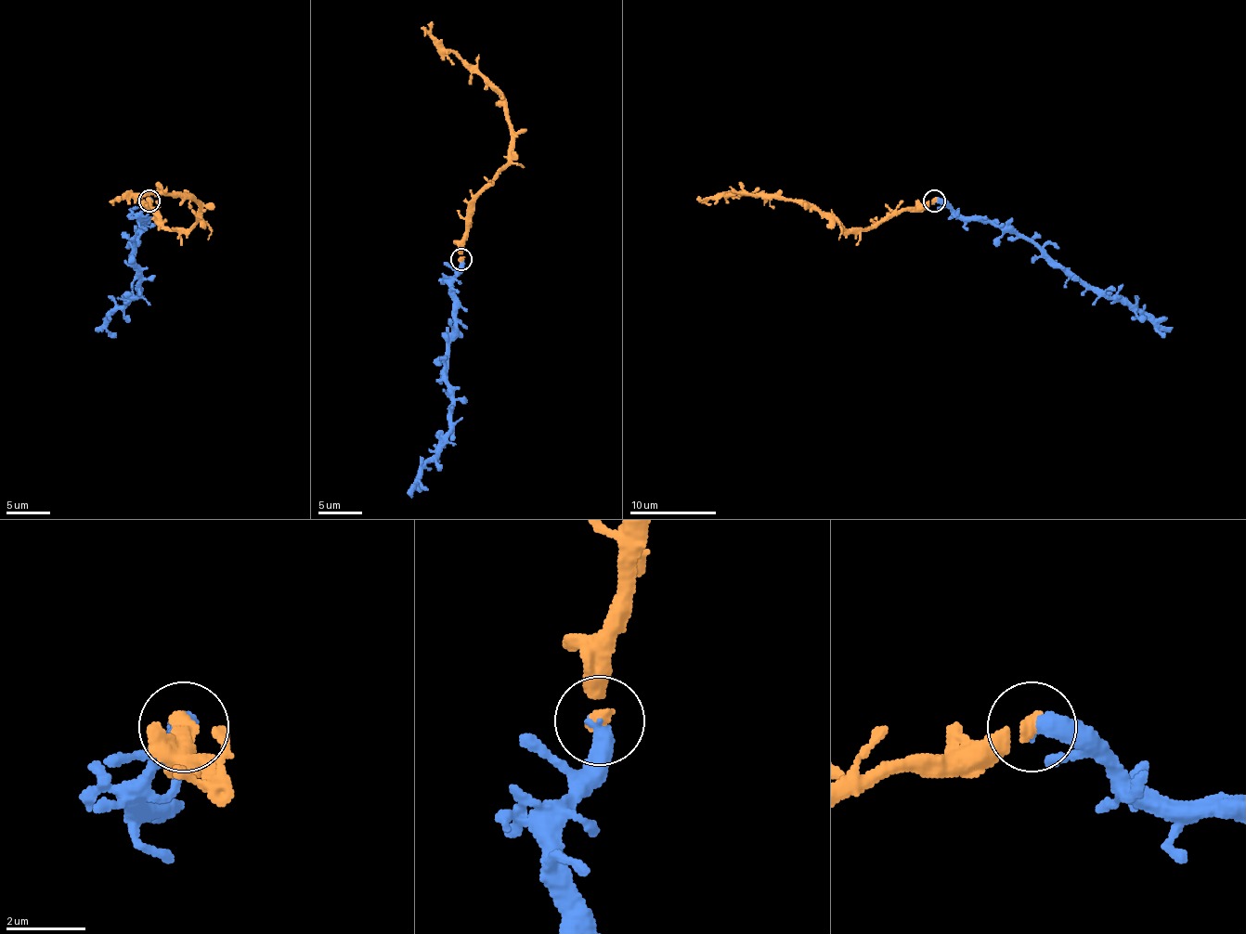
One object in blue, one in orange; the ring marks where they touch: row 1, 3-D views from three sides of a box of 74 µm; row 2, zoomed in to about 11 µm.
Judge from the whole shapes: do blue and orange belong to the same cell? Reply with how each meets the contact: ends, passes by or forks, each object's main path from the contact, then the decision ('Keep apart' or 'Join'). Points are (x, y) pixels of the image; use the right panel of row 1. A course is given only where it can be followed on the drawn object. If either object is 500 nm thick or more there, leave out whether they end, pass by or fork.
At the ring blue ends. At the ring orange ends. Course of blue: (935, 200), (943, 200), (960, 217), (986, 217), (1015, 228), (1056, 263), (1109, 297), (1122, 297), (1171, 332). Course of orange: (935, 200), (889, 213), (867, 228), (844, 228), (811, 206), (792, 200), (718, 193), (703, 202). Join

